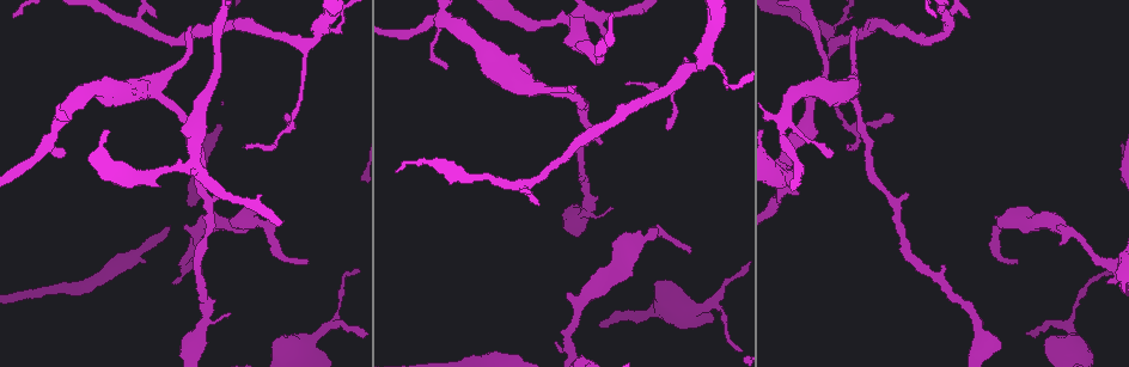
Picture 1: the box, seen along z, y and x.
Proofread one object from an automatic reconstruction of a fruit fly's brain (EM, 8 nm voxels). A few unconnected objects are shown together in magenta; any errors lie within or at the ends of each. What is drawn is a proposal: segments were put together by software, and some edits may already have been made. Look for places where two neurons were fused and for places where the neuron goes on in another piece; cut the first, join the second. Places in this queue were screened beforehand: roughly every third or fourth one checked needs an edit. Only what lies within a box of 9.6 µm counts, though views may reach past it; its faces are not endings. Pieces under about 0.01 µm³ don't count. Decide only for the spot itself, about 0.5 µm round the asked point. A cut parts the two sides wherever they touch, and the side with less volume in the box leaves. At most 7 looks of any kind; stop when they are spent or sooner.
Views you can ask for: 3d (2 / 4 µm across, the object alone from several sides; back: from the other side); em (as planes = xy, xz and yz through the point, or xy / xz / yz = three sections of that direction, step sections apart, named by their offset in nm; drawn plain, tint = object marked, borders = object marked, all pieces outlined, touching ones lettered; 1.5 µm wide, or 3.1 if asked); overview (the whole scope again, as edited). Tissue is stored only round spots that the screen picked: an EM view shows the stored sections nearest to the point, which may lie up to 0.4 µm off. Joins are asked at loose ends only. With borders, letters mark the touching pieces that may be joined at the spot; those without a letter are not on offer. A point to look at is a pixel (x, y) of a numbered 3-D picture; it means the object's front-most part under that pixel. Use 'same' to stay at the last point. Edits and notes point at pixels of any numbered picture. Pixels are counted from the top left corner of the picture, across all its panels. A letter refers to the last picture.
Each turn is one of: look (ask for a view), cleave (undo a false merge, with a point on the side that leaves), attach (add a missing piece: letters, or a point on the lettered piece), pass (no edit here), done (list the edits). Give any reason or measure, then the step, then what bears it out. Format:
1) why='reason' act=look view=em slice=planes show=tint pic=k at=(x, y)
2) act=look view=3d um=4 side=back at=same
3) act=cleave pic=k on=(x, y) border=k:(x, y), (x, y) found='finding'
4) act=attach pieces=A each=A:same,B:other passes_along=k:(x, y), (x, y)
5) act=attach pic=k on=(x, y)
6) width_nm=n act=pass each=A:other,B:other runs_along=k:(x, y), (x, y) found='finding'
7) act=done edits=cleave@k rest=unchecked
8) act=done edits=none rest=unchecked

why='long arm stops here' act=look view=em slice=planes show=borders pic=1 at=(935, 15)

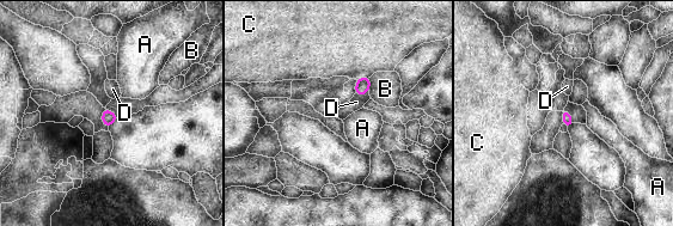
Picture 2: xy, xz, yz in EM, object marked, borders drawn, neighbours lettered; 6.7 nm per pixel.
act=pass each=A:other,B:other,C:other,D:other border=2:(368, 90), (361, 96), (355, 93) found='no lettered piece goes on from it'

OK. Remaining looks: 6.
why='thin end' act=look view=em slice=xz step=8 show=borders pic=1 at=(625, 82)

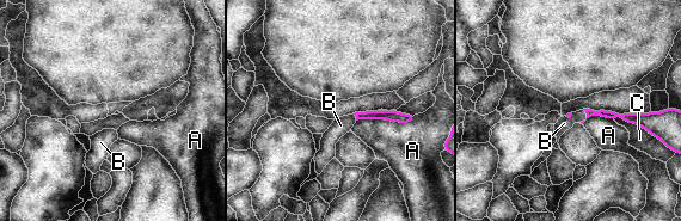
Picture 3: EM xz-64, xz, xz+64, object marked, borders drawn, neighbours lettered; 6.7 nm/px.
act=attach pieces=B each=A:other,B:same,C:other passes_along=3:(606, 114), (587, 116), (564, 123) found='it goes on there'

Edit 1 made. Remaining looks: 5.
act=done edits=attach@3 rest=unchecked

